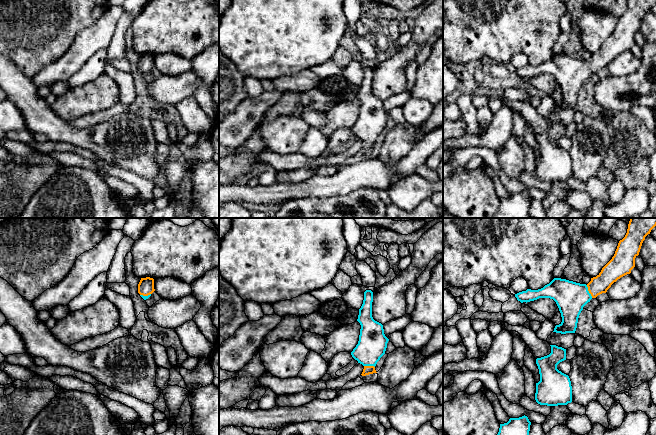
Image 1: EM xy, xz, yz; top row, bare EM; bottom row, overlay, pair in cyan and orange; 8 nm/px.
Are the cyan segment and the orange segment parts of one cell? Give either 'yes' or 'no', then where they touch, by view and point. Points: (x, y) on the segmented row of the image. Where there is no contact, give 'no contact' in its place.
yes; meets cyan in yz at (588, 291)

